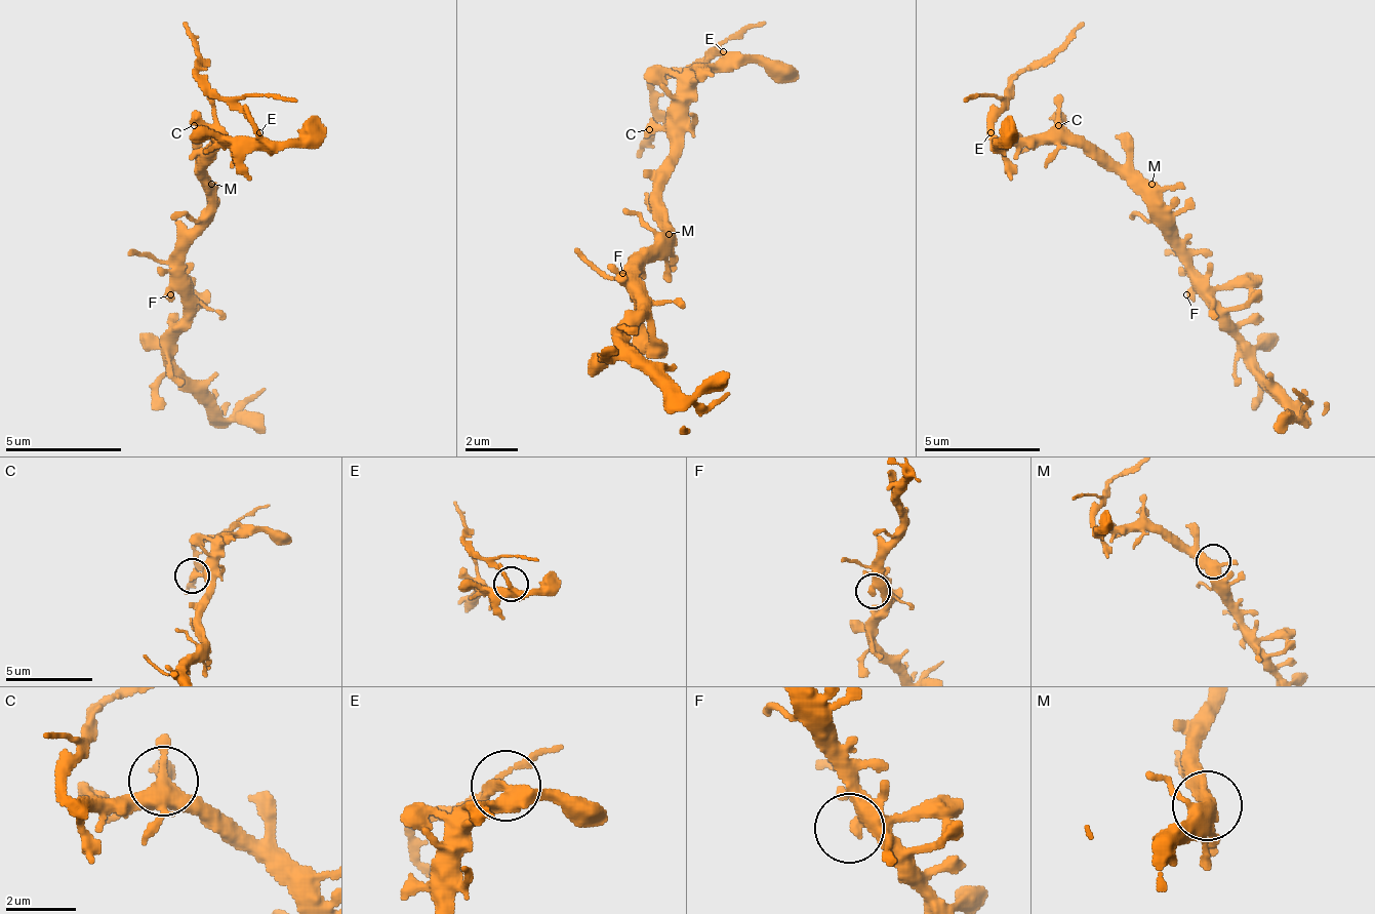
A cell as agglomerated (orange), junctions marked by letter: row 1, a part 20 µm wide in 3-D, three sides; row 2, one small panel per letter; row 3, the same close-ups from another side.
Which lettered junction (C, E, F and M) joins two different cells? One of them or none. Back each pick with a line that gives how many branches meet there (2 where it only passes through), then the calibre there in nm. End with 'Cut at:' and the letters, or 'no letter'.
E: 3 branches meet; 320 nm thick
Cut at: E

